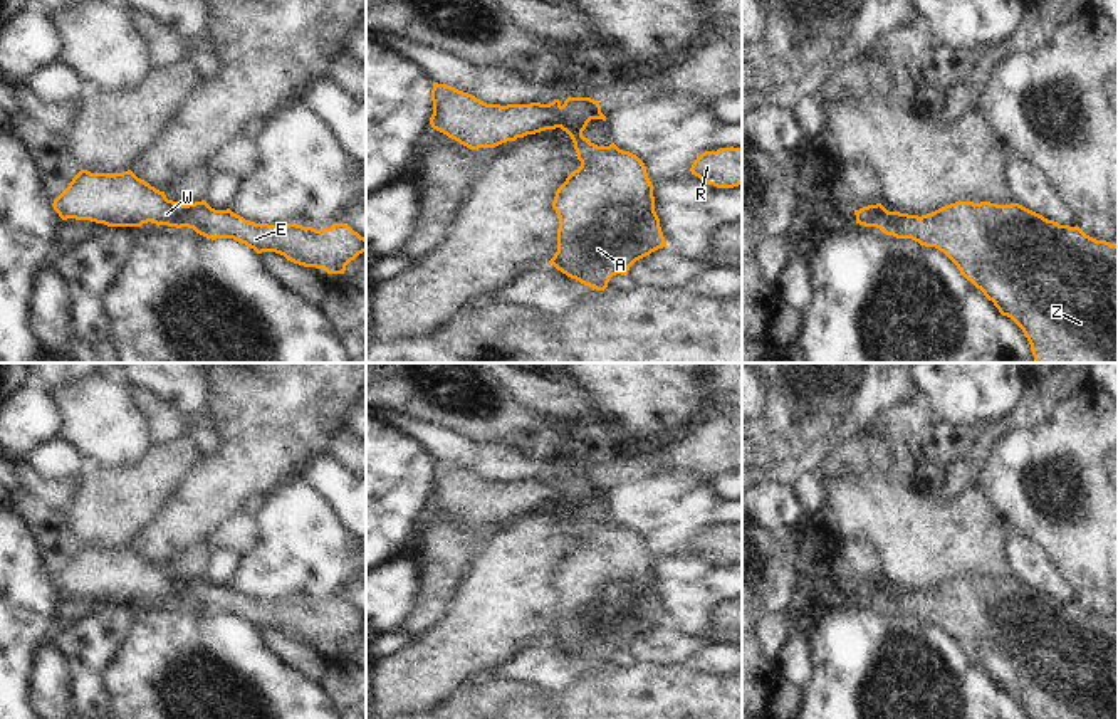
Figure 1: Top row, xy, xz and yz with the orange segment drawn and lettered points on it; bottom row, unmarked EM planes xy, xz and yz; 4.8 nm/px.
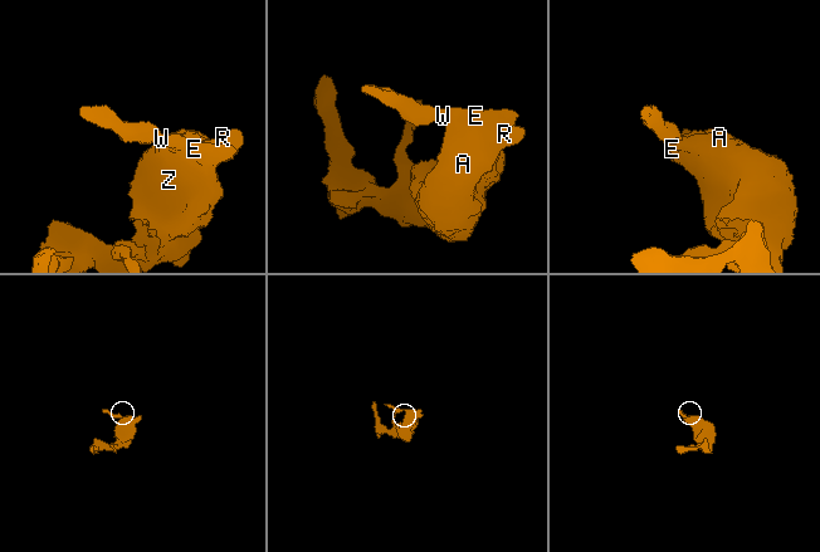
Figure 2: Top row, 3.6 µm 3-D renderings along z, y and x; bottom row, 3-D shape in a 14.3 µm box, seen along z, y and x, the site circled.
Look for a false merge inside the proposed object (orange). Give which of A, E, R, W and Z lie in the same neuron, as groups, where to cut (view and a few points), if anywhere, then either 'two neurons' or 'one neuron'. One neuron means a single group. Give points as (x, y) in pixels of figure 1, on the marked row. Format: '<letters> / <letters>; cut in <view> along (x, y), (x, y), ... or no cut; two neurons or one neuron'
A E R W Z; no cut; one neuron

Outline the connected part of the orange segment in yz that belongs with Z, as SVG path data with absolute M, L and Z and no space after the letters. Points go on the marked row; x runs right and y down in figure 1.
M955 202L927 215L888 212L881 203L854 210L856 223L896 239L912 239L943 252L1002 316L1011 318L1031 344L1036 363L1118 363L1118 245L1059 225L1019 205Z

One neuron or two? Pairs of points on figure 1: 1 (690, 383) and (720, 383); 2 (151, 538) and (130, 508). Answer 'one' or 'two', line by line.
1: two
2: two

